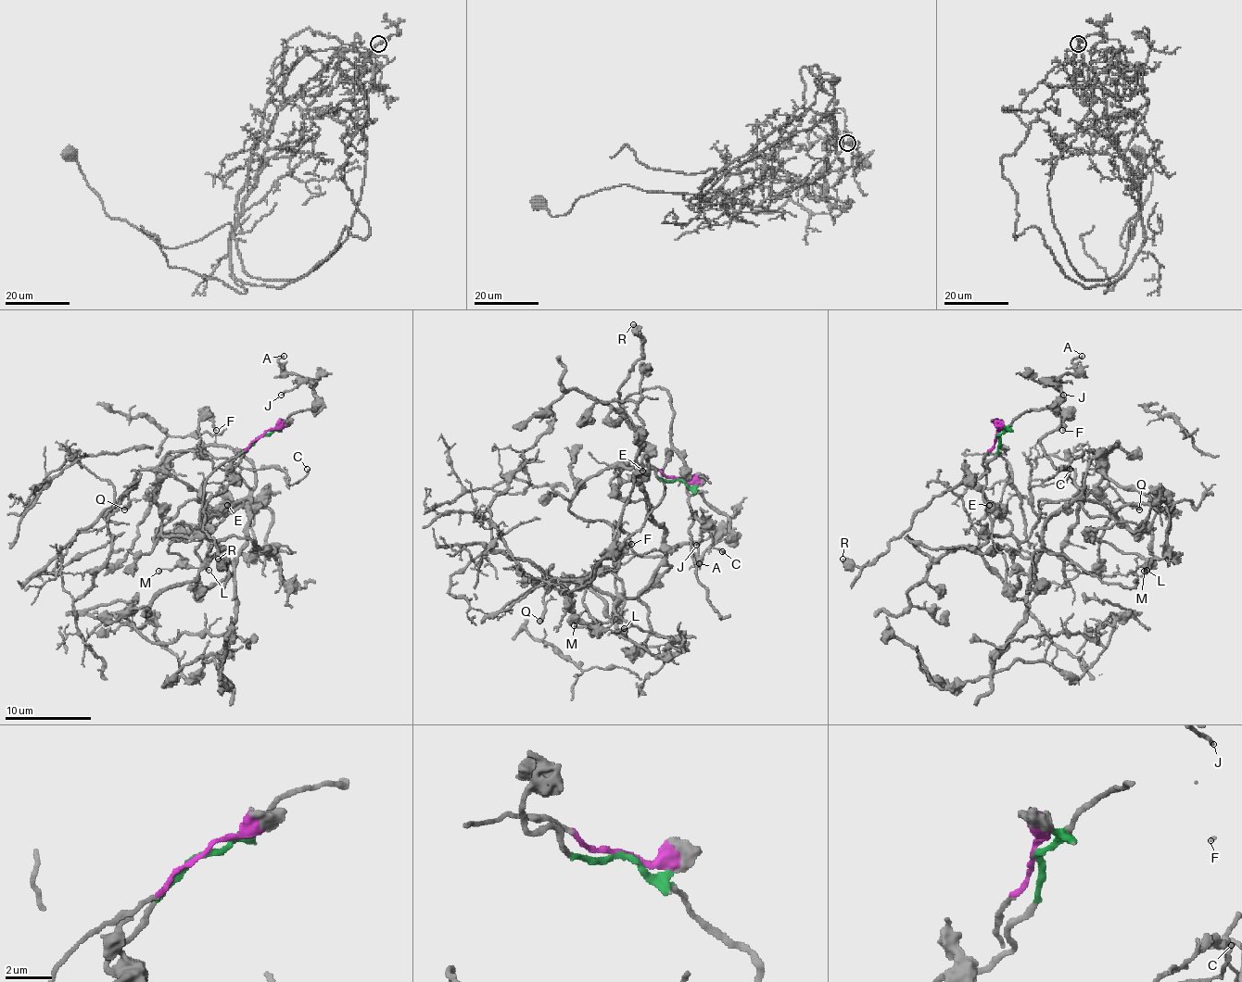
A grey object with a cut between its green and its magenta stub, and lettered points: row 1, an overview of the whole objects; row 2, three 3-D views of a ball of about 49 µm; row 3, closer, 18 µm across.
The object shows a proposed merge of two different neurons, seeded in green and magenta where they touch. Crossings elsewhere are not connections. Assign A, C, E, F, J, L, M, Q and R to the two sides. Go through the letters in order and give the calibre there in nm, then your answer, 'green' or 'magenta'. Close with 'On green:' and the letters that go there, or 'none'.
A: calibre 150 nm; green
C: calibre 120 nm; magenta
E: calibre 550 nm; magenta
F: calibre 220 nm; magenta
J: calibre 150 nm; green
L: calibre 120 nm; magenta
M: calibre 110 nm; magenta
Q: calibre 400 nm; magenta
R: calibre 550 nm; green
On green: A, J, R

